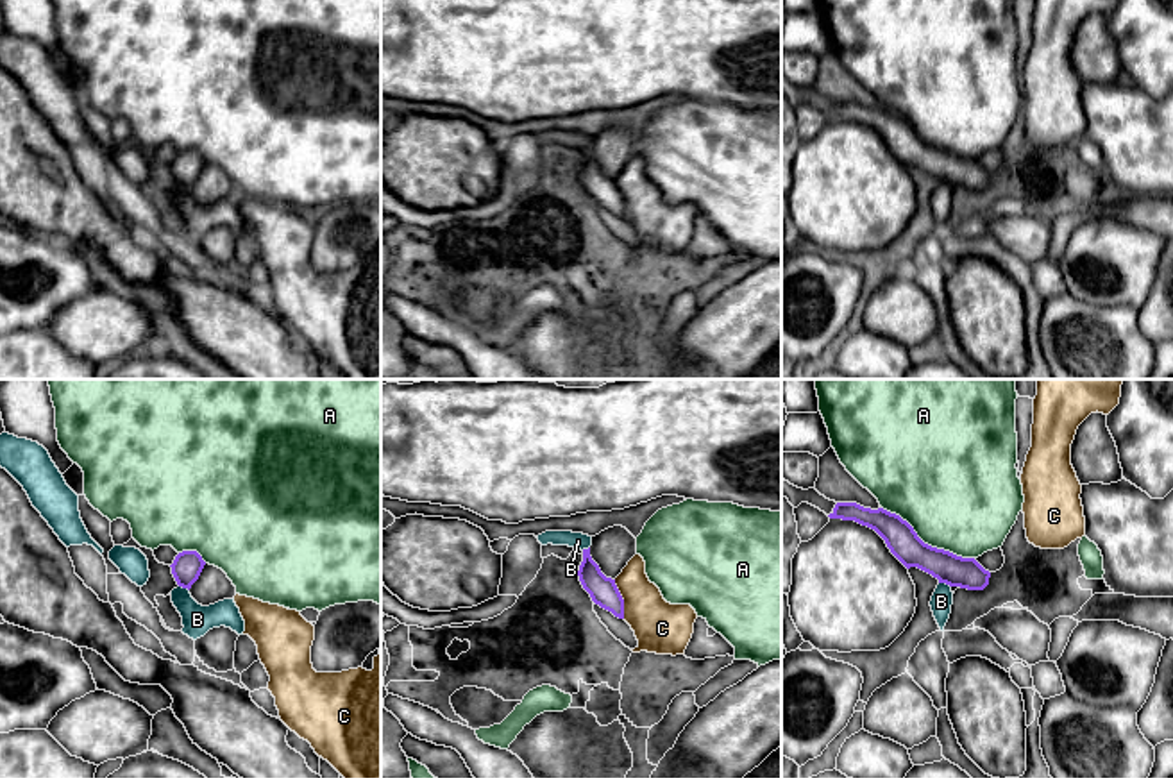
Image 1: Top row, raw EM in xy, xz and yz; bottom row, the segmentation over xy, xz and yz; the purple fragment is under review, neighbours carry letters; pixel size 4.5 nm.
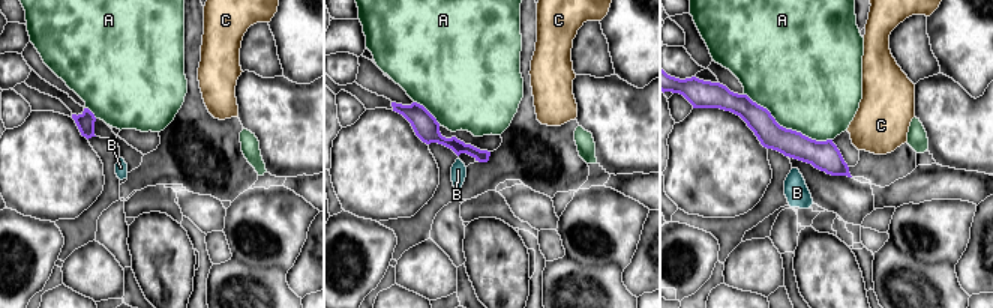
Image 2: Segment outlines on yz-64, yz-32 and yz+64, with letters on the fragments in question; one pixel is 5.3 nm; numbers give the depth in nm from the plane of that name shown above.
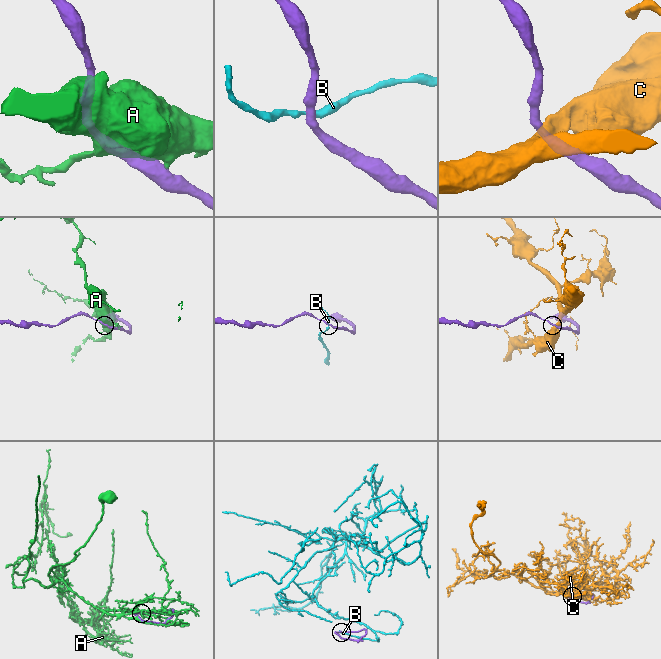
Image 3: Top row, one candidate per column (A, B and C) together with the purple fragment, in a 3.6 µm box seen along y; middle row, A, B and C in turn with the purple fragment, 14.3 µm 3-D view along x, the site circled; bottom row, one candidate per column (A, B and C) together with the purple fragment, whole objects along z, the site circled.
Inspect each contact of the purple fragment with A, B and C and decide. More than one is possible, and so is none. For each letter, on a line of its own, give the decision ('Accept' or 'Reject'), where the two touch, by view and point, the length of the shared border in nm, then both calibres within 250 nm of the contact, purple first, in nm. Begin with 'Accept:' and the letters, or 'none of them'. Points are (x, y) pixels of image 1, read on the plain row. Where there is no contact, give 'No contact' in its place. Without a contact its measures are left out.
Accept: none of them
A: Reject. Touches purple at yz (927, 143). Shared border 480 nm. Thickness 140 nm (purple) against 480 nm
B: Reject. Touches purple at yz (945, 181). Shared border 60 nm. Thickness 140 nm (purple) against 100 nm
C: Reject. Touches purple at xz (623, 199). Shared border 180 nm. Thickness 130 nm (purple) against 240 nm

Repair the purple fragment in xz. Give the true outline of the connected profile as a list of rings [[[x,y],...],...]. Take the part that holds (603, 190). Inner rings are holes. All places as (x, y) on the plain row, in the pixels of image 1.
[[[590,147],[583,148],[583,161],[578,175],[595,204],[612,211],[615,216],[624,218],[624,199],[615,184],[615,179],[606,177],[601,172],[599,165],[590,156]]]

